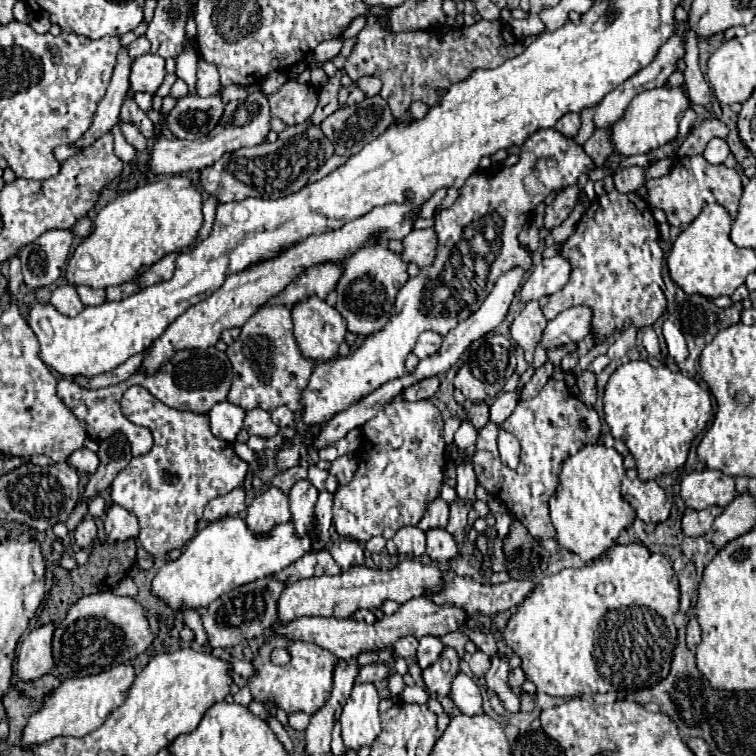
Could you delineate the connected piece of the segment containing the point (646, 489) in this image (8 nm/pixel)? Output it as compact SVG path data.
M630 468L622 480L622 498L636 510L636 516L644 522L662 522L670 514L670 504L664 490L654 482L640 482L636 470Z

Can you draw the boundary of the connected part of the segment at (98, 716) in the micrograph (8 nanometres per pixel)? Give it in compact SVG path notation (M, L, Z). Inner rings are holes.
M130 664L114 666L96 676L64 680L42 700L40 710L36 710L28 718L22 730L22 748L36 750L38 746L50 742L50 738L58 736L74 736L74 738L86 736L88 732L96 730L106 720L106 716L124 702L124 696L132 686L132 682L134 682L134 668Z

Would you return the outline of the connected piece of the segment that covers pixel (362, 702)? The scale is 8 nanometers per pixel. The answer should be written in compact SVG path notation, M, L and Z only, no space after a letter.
M356 684L350 698L346 700L340 716L342 738L346 748L356 750L372 740L380 732L378 718L378 690L374 684Z

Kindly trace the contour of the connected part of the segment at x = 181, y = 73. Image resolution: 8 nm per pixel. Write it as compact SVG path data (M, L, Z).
M186 42L186 46L184 46L184 50L176 56L176 76L182 78L182 80L188 84L188 88L192 90L192 94L196 94L196 92L194 92L194 84L196 84L198 60L200 60L200 58L198 58L196 50L190 48L188 42Z

